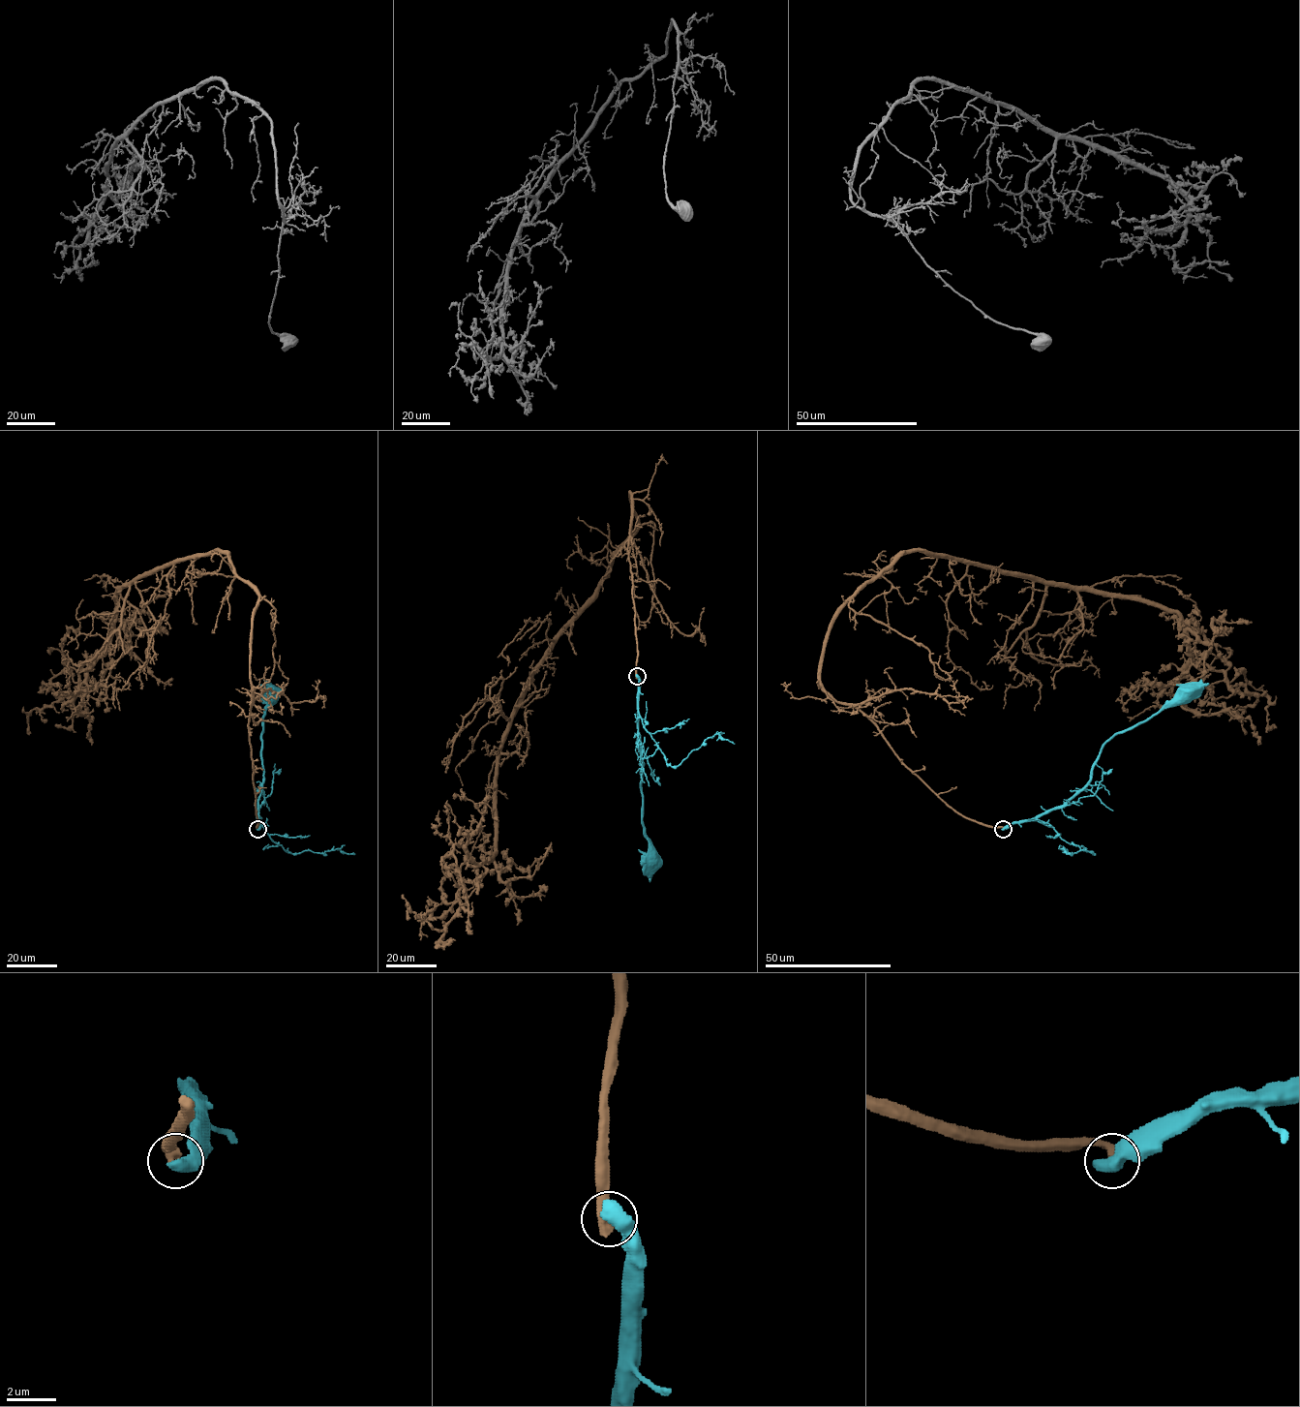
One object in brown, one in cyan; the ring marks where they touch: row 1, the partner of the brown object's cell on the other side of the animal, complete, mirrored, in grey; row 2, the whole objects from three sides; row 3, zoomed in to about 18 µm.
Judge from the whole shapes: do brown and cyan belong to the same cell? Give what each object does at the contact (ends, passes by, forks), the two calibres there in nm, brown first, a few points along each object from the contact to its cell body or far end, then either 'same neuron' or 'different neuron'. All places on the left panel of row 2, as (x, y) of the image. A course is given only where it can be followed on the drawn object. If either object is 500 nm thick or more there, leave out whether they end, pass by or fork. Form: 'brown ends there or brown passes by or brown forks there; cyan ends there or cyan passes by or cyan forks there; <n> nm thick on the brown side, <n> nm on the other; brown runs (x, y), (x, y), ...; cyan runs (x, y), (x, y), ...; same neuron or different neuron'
550 nm thick on the brown side, 700 nm on the other; brown runs (256, 829), (258, 597), (221, 551), (121, 588), (110, 643), (80, 663), (75, 693), (32, 711), (29, 734); cyan runs (257, 829), (258, 798), (263, 781), (262, 718), (275, 692); different neuron

